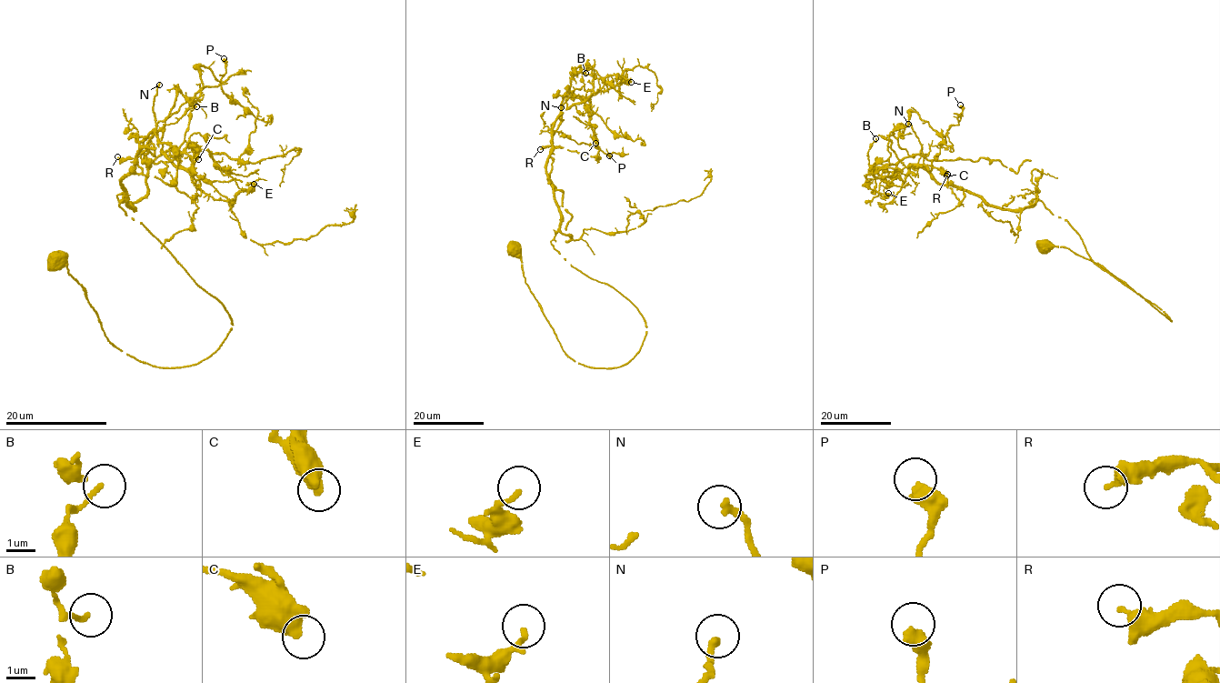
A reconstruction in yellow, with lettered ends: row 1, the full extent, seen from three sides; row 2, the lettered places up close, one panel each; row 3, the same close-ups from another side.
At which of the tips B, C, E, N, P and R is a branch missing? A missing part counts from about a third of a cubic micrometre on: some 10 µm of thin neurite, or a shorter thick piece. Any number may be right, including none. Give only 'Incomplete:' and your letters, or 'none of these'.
Incomplete: N

